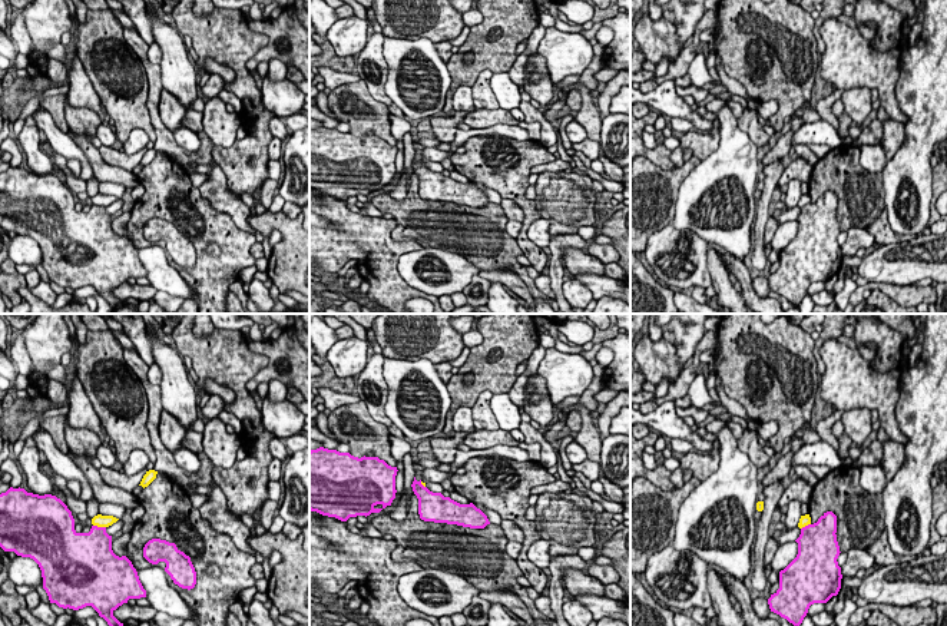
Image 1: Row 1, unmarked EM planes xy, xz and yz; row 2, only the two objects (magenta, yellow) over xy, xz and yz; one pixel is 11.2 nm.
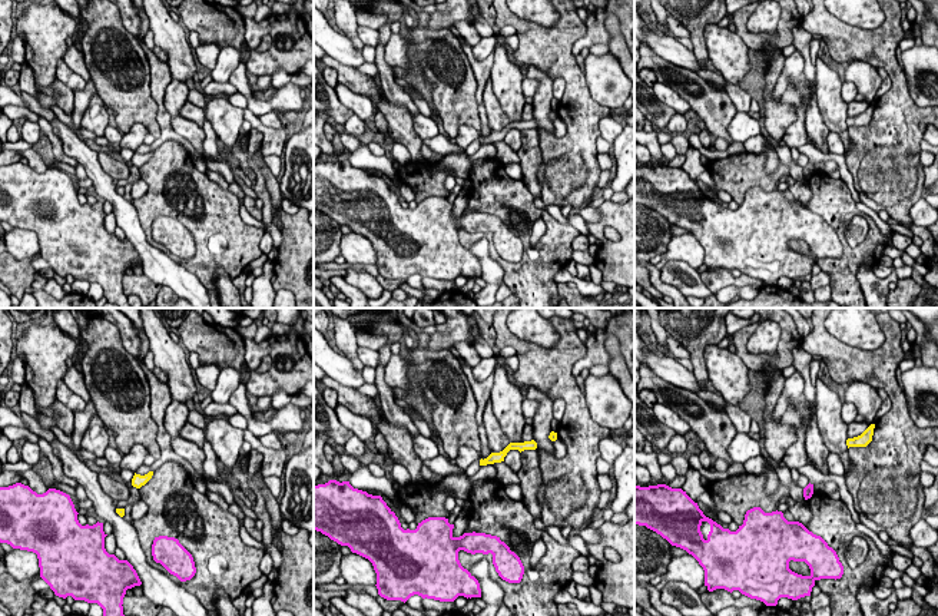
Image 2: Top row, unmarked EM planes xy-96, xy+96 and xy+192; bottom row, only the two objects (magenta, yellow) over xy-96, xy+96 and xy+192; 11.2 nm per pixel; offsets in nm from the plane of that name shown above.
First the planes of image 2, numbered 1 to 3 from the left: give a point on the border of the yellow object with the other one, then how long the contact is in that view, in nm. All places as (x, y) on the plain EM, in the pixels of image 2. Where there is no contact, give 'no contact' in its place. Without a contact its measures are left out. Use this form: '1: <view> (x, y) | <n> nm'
1: no contact
2: no contact
3: no contact

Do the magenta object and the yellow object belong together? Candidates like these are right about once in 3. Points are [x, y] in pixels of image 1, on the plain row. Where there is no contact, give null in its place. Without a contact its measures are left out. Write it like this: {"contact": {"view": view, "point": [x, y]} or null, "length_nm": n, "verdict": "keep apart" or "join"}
{"contact": {"view": "xy", "point": [99, 206]}, "length_nm": 150, "verdict": "keep apart"}

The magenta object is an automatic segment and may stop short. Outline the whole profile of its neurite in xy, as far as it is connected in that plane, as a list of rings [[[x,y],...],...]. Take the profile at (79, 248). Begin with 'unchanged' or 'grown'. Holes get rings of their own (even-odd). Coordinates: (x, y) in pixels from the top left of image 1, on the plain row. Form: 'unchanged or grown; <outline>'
unchanged; [[[10,166],[1,172],[0,226],[30,236],[39,244],[50,282],[73,289],[92,285],[112,309],[123,307],[123,302],[113,295],[119,285],[129,278],[146,276],[132,241],[113,232],[112,215],[106,212],[106,206],[92,205],[89,212],[77,212],[72,191],[56,175],[39,175],[20,166]]]

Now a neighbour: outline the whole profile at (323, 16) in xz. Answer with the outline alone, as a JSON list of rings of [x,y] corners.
[[[309,0],[309,20],[317,33],[327,37],[328,29],[338,20],[335,9],[328,6],[325,0]]]

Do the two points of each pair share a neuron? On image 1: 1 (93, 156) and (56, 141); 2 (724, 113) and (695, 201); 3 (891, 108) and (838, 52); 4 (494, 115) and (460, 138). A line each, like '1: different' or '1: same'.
1: different
2: same
3: same
4: different

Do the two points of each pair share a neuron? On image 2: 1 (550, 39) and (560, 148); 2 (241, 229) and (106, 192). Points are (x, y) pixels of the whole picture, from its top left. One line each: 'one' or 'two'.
1: one
2: two

